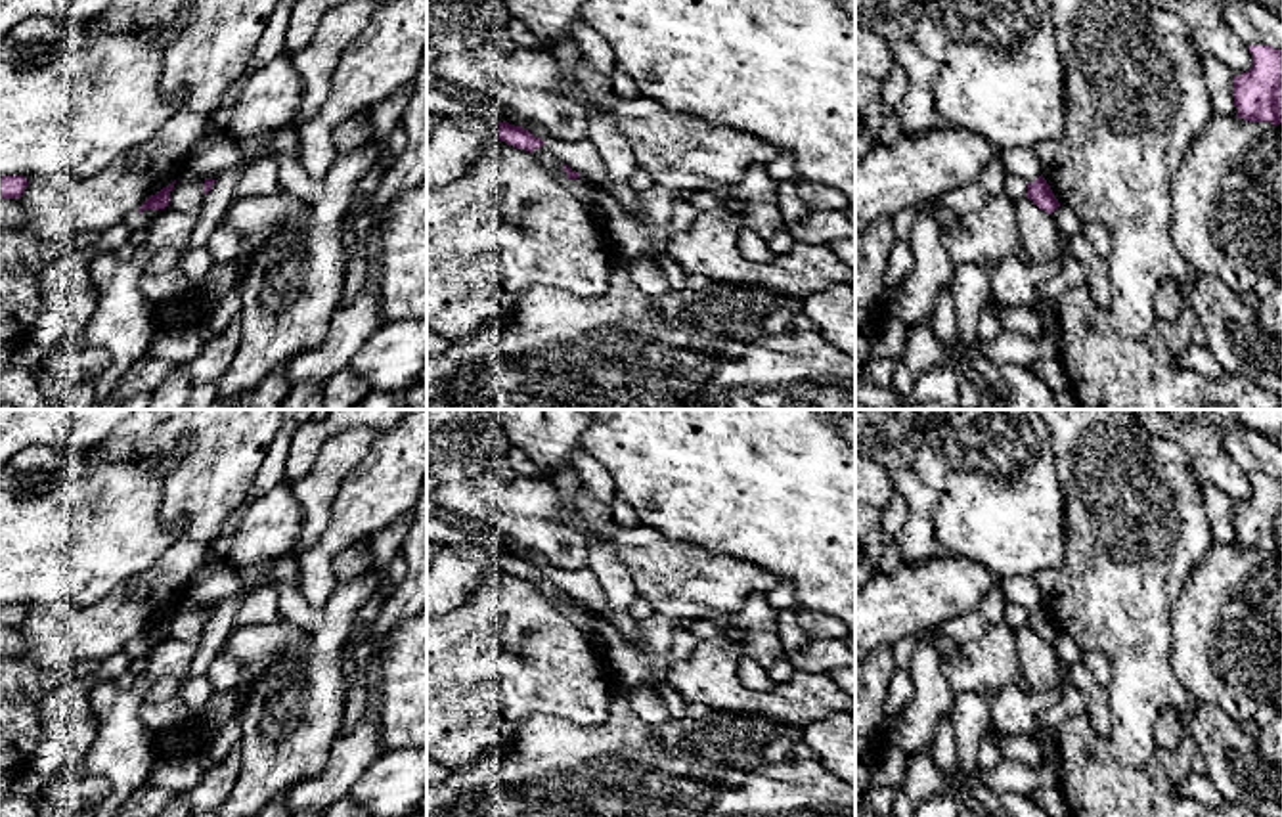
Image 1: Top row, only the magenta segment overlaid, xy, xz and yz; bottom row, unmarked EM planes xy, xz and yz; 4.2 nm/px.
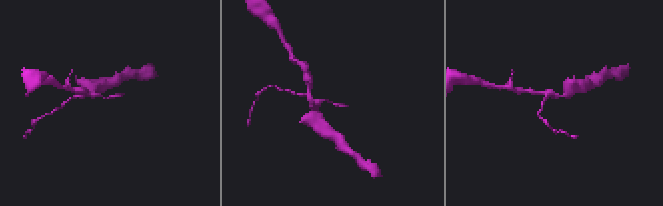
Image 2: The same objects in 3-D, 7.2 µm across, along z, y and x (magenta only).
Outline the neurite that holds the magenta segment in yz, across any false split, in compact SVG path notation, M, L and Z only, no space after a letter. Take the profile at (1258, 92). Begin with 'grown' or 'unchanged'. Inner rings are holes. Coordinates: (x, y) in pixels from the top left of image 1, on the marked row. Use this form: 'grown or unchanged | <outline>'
unchanged | M1251 44L1251 67L1234 75L1236 117L1282 124L1282 50Z

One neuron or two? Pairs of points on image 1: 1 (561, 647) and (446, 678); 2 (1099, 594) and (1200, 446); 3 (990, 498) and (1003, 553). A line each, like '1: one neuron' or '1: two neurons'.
1: one neuron
2: two neurons
3: one neuron

